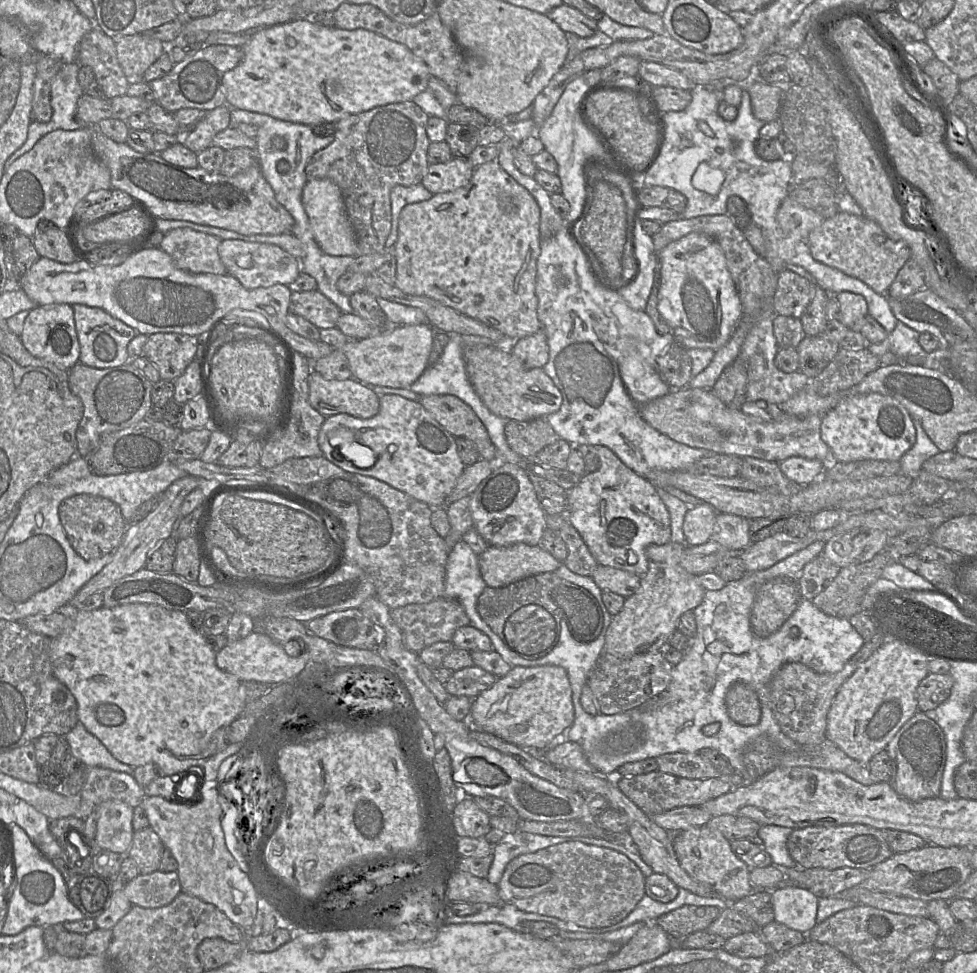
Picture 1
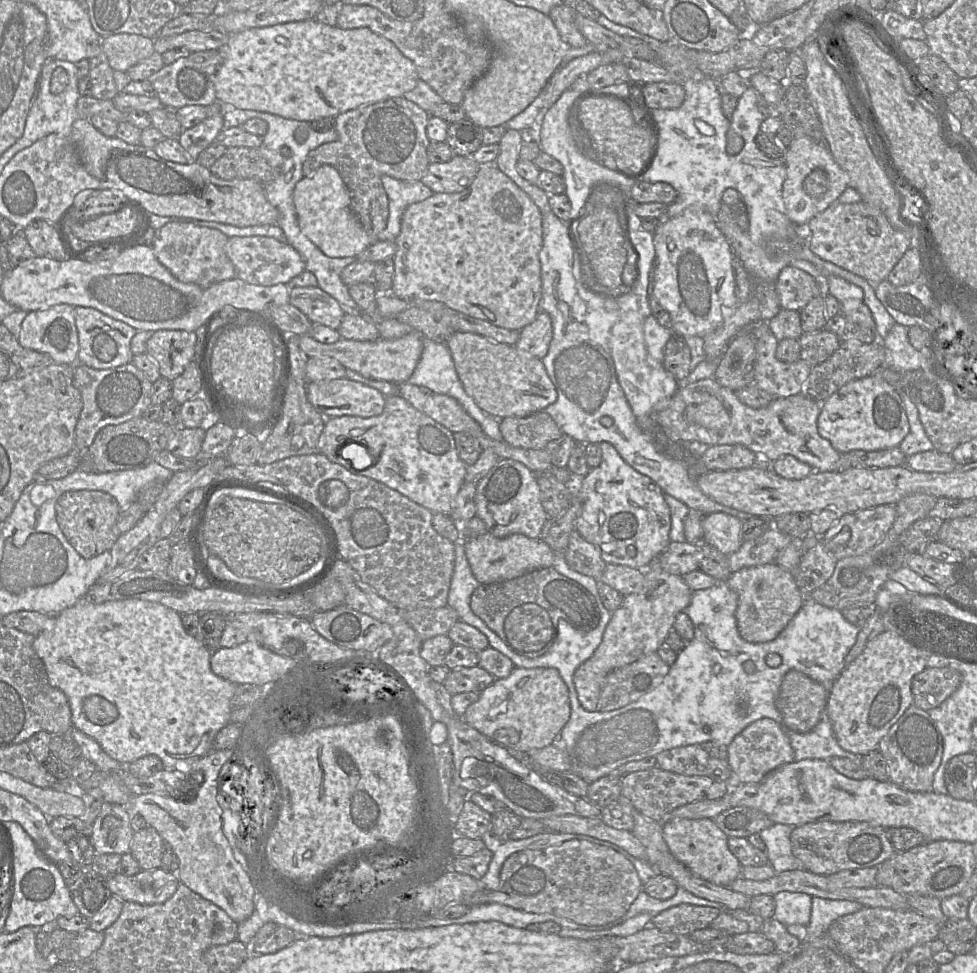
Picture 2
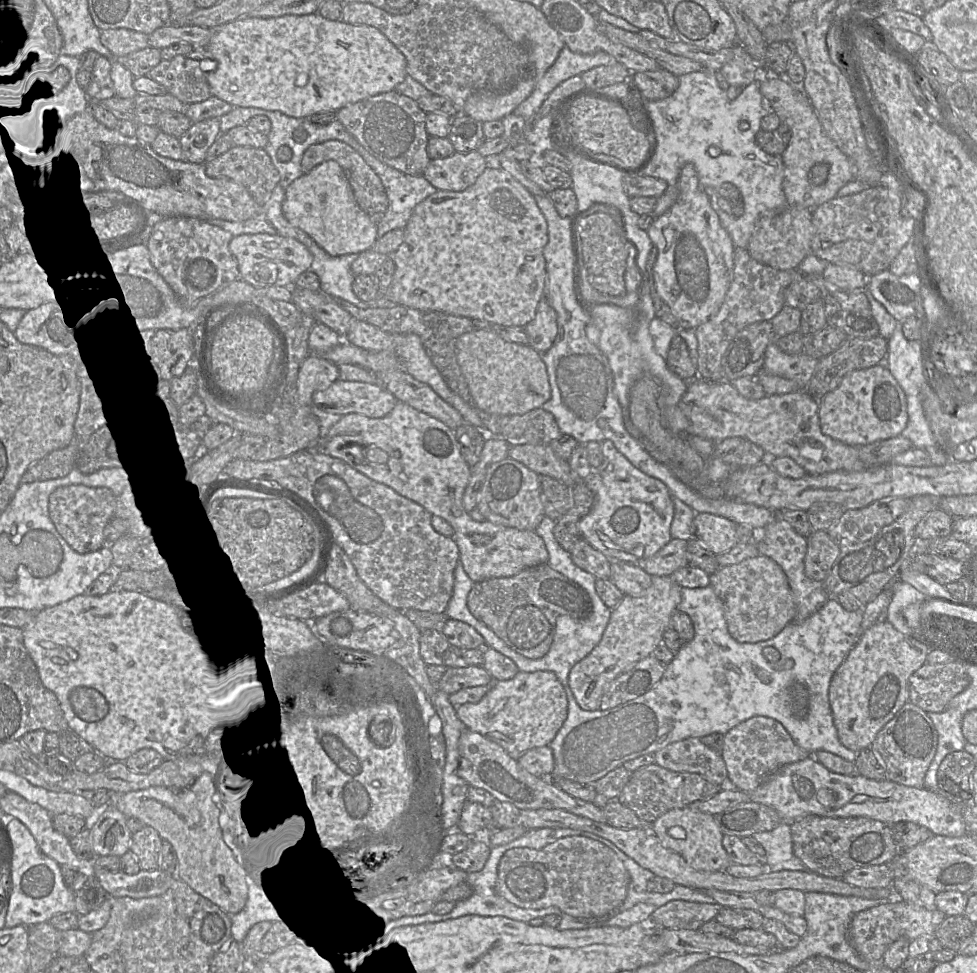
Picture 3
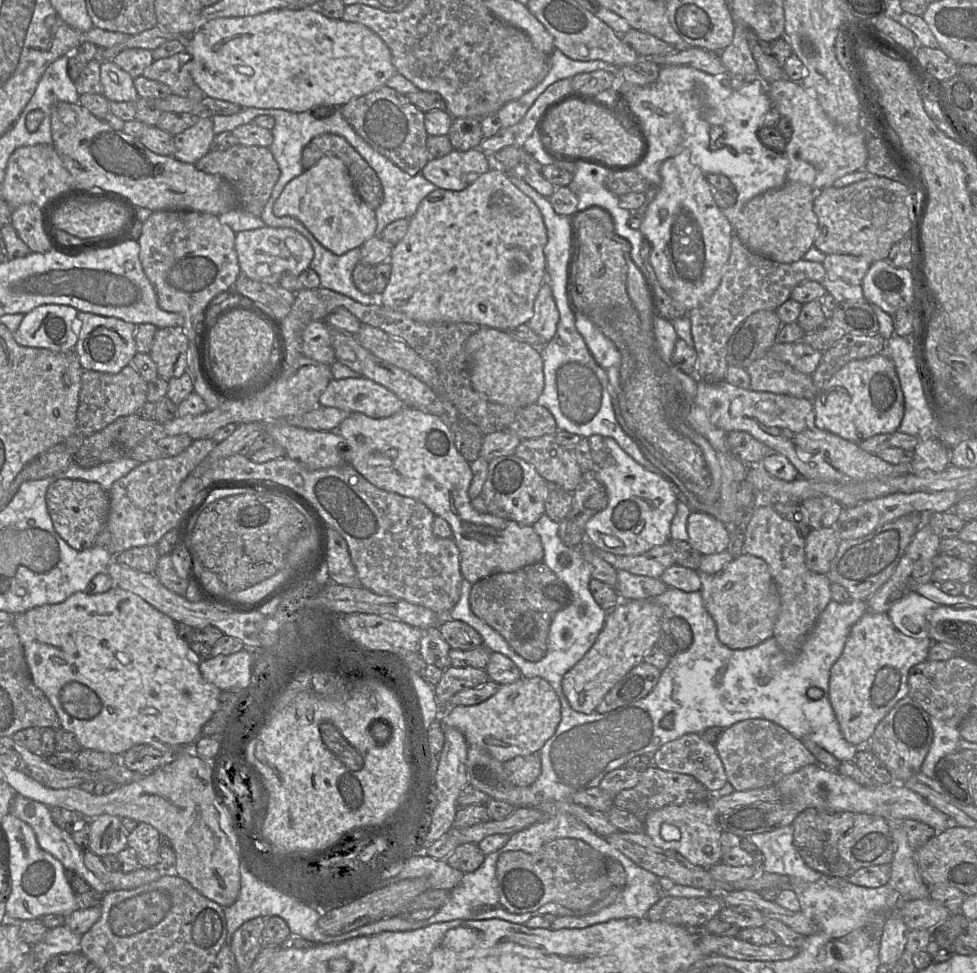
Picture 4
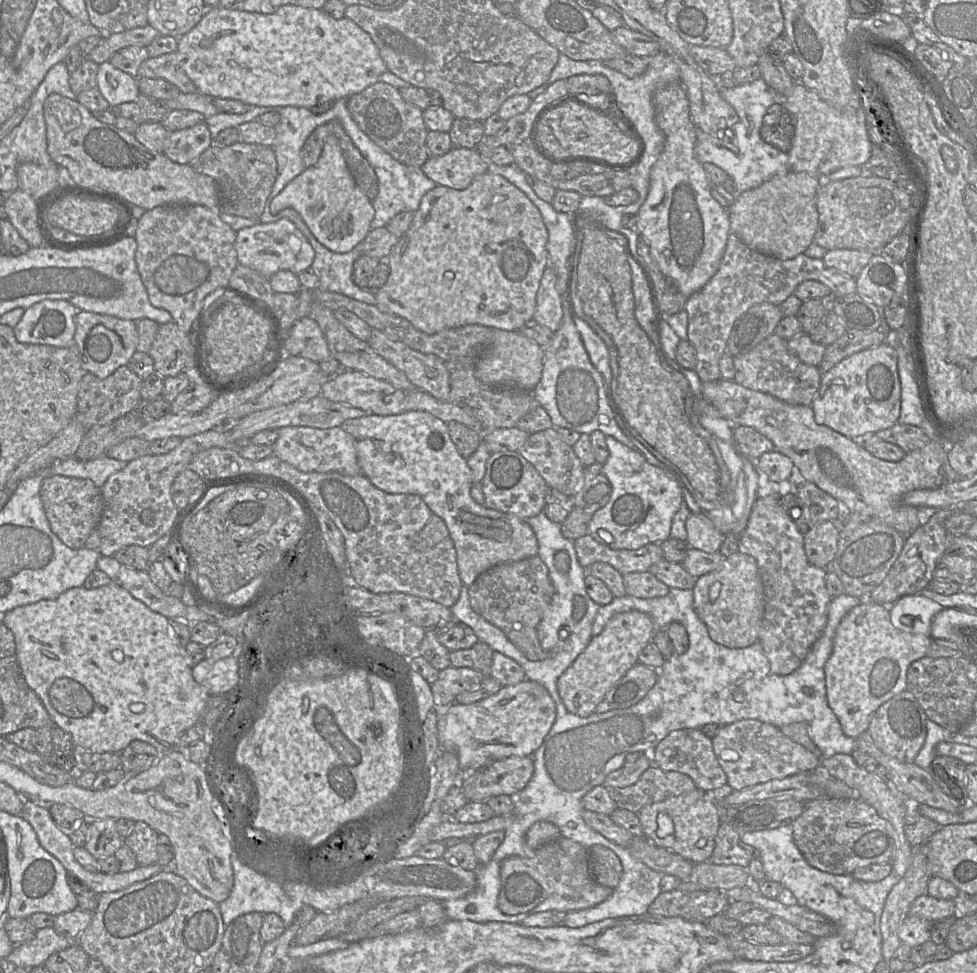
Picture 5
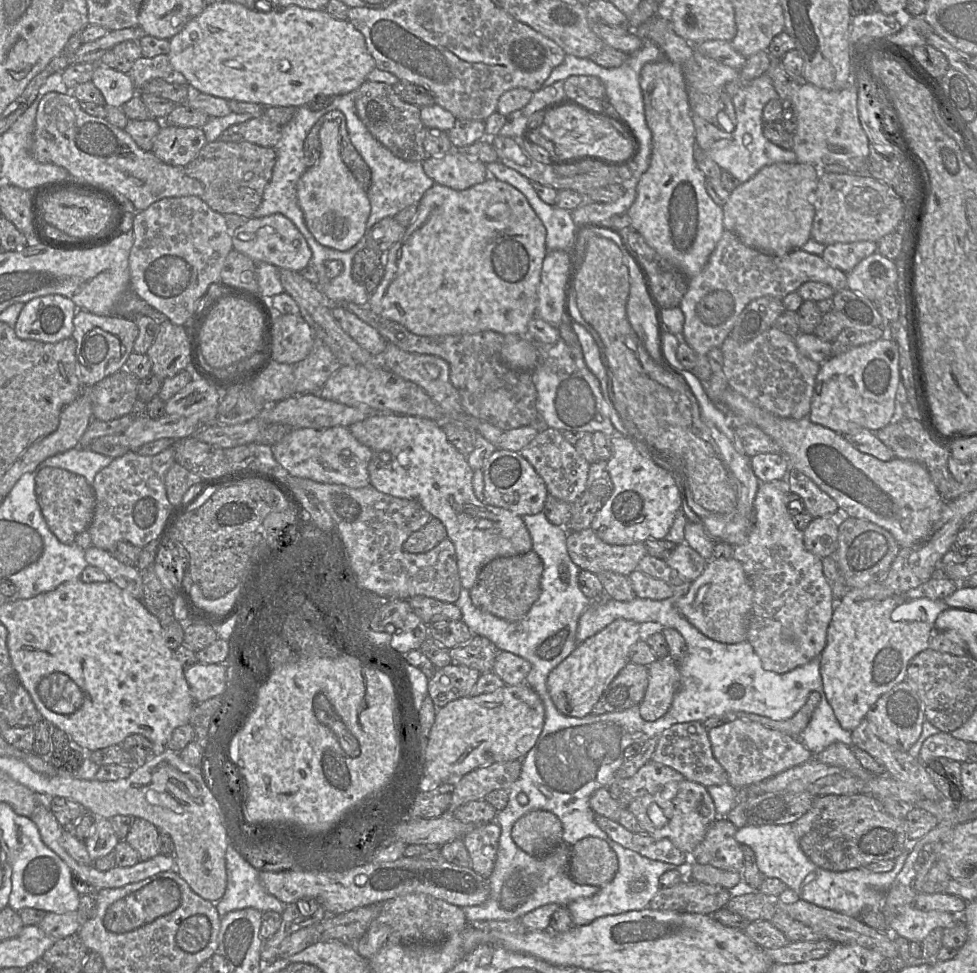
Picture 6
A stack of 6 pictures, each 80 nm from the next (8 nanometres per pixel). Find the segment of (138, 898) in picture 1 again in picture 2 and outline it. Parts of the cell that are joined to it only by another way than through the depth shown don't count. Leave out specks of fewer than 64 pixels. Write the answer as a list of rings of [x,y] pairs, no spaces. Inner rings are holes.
[[[158,868],[141,870],[134,876],[118,873],[107,878],[107,884],[112,894],[124,902],[153,905],[171,898],[180,881],[177,873],[170,873]]]

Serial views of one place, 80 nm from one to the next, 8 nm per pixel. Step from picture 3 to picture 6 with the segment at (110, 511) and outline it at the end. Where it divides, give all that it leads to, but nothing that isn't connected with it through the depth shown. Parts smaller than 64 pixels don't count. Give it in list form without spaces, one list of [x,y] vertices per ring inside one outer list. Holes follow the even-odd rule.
[[[43,467],[35,477],[35,493],[42,514],[51,532],[63,544],[74,544],[78,534],[88,529],[95,510],[92,485],[78,474],[57,467]]]

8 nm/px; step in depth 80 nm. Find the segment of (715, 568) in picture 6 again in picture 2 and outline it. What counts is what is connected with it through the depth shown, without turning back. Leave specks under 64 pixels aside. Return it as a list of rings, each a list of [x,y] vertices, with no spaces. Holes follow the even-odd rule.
[[[776,562],[741,568],[732,572],[725,583],[738,596],[735,613],[738,632],[750,643],[768,642],[776,638],[804,602],[796,578]]]

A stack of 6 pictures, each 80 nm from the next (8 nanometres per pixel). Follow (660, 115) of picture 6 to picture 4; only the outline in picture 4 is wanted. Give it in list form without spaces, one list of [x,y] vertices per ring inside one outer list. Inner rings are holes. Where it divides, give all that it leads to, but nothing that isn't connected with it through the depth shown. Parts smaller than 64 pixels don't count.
[[[684,149],[662,163],[661,185],[639,227],[651,245],[650,263],[659,284],[687,312],[702,305],[719,287],[734,234],[714,200],[706,175],[691,163],[690,154]]]

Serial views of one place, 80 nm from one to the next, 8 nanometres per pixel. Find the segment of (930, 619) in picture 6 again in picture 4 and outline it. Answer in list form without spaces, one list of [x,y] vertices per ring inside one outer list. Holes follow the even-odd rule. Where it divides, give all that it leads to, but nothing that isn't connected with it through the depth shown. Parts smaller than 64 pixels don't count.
[[[910,591],[891,606],[888,615],[895,627],[906,636],[925,639],[928,637],[928,613],[937,605],[916,591]]]

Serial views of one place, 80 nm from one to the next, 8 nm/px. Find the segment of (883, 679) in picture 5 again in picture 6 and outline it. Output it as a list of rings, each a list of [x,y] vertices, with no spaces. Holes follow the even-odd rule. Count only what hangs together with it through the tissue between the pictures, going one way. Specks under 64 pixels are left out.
[[[881,583],[863,588],[848,588],[837,600],[827,631],[827,643],[820,655],[820,673],[824,692],[840,726],[852,732],[866,717],[878,698],[895,685],[907,679],[910,660],[929,648],[929,640],[935,628],[924,621],[893,621],[891,612],[907,597],[895,595]]]

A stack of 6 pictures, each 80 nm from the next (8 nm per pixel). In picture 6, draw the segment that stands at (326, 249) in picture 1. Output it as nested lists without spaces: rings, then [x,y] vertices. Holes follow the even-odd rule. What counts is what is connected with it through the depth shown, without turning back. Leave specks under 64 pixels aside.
[[[336,121],[325,122],[319,132],[321,154],[318,161],[303,173],[297,182],[297,198],[307,228],[323,246],[339,251],[351,249],[367,232],[366,221],[371,205],[366,191],[341,159],[339,153],[339,125]]]

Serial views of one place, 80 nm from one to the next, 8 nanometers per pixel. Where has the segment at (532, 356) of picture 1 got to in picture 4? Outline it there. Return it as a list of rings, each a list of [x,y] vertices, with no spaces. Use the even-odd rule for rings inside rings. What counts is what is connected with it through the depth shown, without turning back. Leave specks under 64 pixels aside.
[[[545,280],[535,299],[534,315],[527,324],[539,336],[542,343],[546,344],[556,333],[559,317],[550,284]]]

